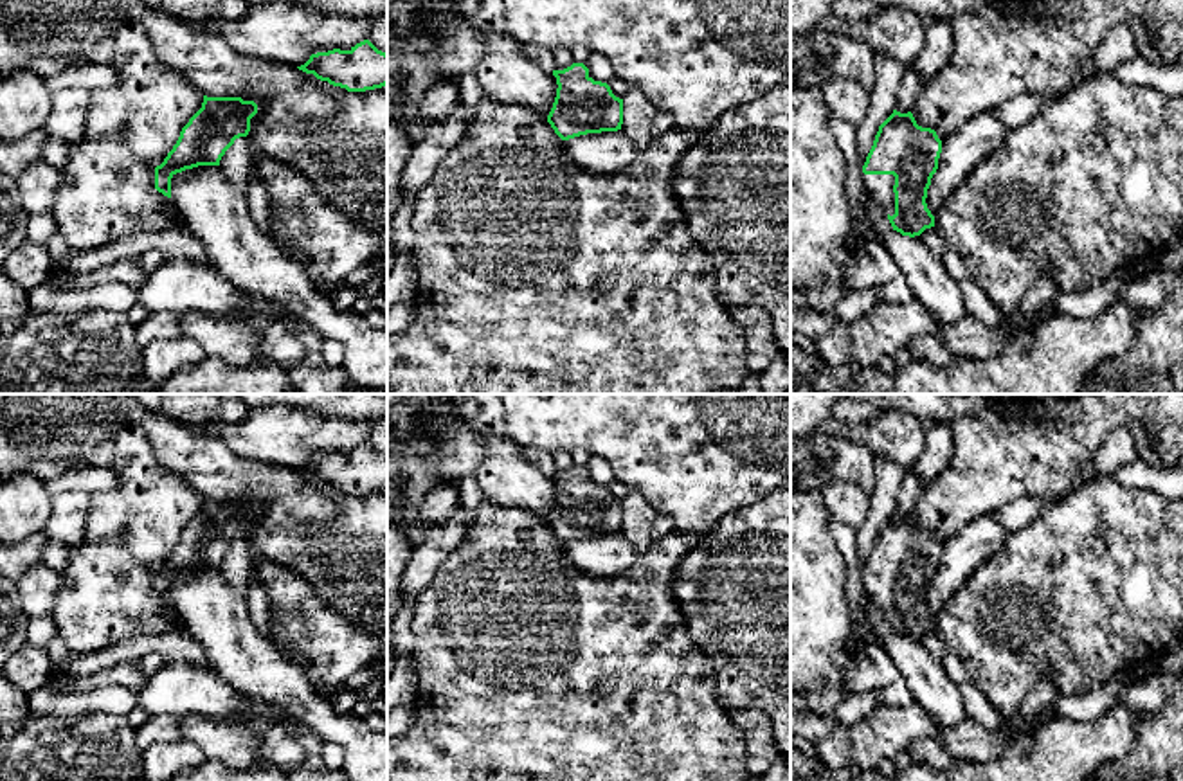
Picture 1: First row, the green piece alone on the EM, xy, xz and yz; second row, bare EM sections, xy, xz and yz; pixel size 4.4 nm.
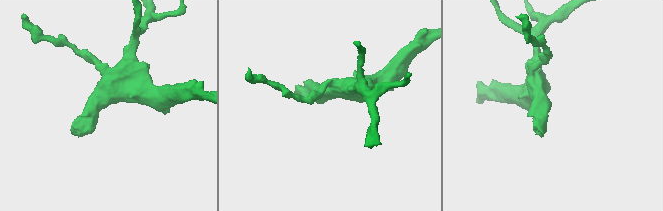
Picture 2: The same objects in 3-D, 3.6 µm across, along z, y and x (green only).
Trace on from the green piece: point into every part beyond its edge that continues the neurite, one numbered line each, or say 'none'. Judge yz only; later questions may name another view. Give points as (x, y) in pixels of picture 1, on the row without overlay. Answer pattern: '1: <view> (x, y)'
1: yz (879, 589)

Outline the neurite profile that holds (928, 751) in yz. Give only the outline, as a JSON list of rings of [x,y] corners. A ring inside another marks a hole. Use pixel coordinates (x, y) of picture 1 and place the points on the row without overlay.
[[[922,738],[909,745],[908,749],[913,763],[931,767],[936,772],[951,770],[956,759],[935,740]]]

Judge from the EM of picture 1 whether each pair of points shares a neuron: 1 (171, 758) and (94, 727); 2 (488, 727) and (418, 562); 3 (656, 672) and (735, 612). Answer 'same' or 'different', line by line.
1: different
2: different
3: different

